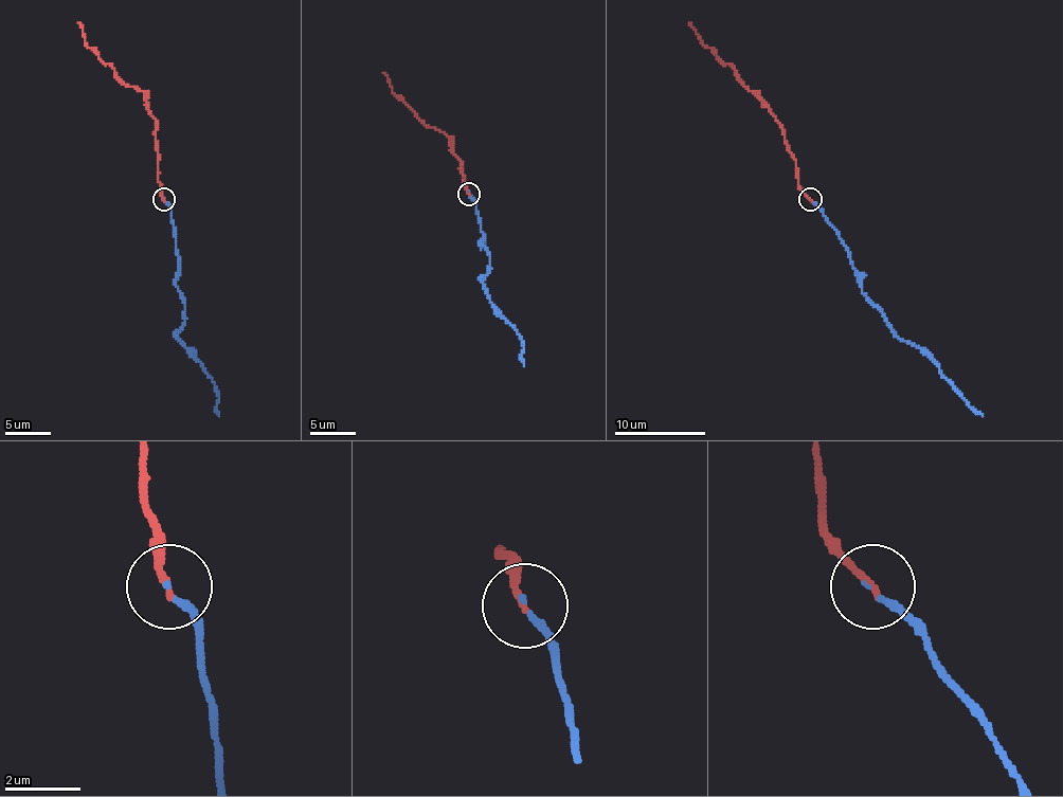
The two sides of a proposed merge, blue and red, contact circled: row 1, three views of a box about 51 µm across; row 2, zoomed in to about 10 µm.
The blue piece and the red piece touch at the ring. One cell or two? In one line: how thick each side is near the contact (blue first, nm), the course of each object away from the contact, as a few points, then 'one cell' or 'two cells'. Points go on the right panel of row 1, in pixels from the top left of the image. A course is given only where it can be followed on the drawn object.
calibres 150 and 190 nm; course blue (809, 200), (839, 236), (860, 286), (884, 321), (898, 337), (919, 348), (959, 396), (983, 416); course red (809, 200), (798, 184), (795, 159), (782, 125), (688, 22); one cell

